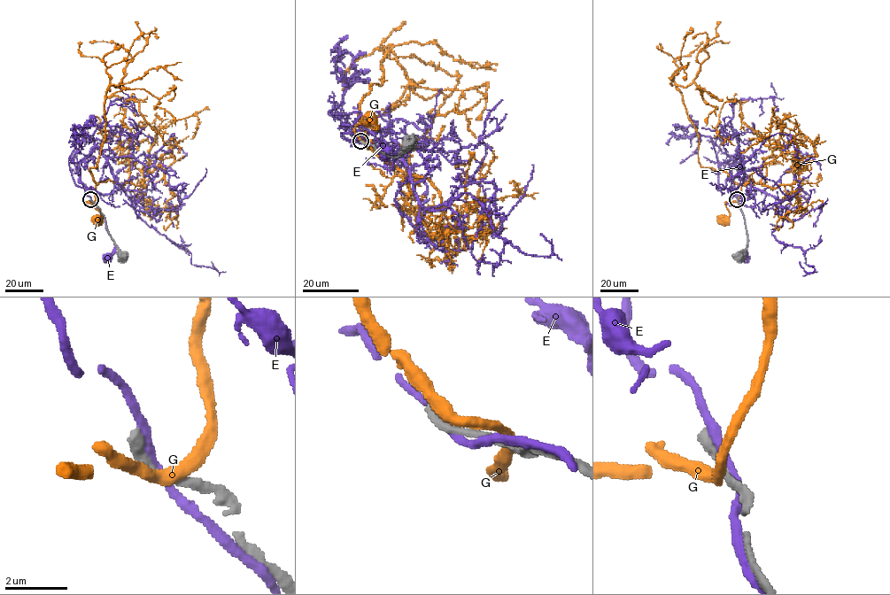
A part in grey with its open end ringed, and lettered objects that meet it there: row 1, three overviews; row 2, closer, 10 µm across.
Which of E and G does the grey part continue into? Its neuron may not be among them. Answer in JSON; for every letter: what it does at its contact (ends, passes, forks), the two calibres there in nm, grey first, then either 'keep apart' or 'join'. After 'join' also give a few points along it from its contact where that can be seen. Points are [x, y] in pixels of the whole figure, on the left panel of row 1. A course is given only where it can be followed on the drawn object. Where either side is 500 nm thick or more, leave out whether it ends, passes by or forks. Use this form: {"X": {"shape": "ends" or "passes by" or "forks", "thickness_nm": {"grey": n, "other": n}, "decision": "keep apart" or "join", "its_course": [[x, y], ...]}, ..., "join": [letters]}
{"E": {"shape": "passes by", "thickness_nm": {"grey": 440, "other": 260}, "decision": "keep apart"}, "G": {"shape": "passes by", "thickness_nm": {"grey": 260, "other": 400}, "decision": "keep apart"}, "join": []}

